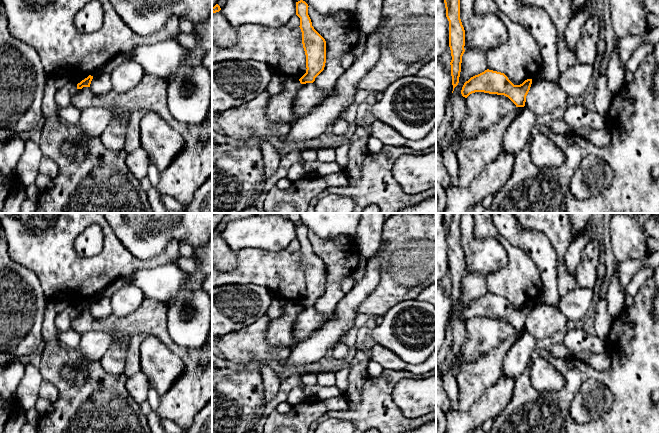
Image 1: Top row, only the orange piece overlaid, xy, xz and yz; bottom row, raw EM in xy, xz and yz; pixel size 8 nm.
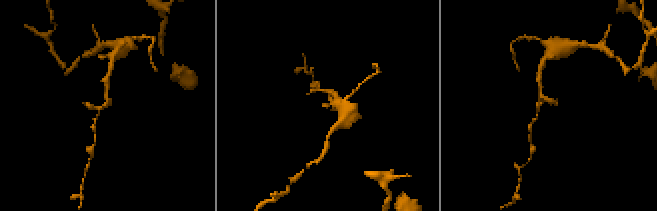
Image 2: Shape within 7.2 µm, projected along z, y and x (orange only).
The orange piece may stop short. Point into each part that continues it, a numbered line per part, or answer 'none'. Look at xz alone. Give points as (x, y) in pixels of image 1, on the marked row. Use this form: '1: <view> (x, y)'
none

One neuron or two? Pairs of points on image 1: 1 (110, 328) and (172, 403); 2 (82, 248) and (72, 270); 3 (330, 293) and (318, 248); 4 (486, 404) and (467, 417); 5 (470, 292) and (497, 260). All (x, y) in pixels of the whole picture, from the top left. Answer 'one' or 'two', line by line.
1: one
2: two
3: one
4: one
5: two

